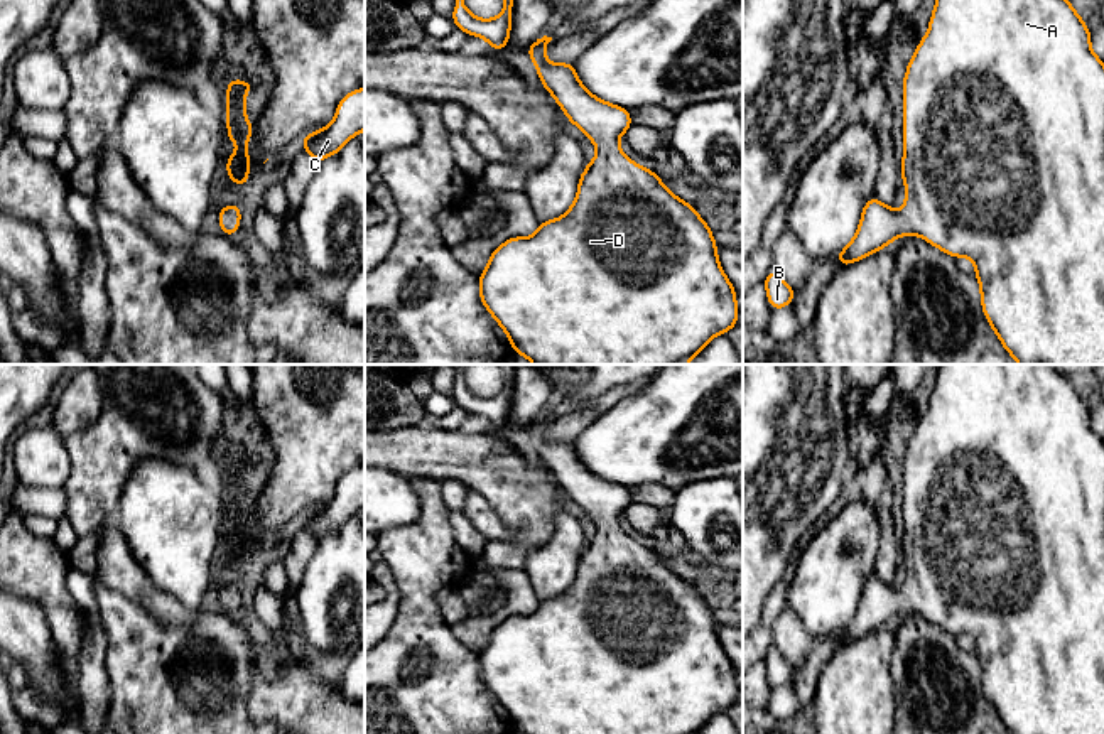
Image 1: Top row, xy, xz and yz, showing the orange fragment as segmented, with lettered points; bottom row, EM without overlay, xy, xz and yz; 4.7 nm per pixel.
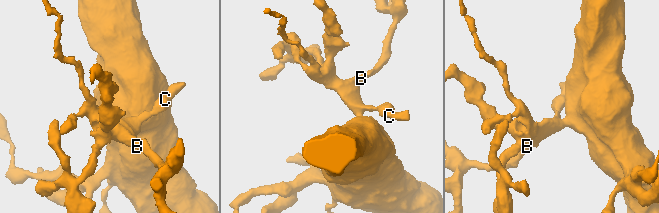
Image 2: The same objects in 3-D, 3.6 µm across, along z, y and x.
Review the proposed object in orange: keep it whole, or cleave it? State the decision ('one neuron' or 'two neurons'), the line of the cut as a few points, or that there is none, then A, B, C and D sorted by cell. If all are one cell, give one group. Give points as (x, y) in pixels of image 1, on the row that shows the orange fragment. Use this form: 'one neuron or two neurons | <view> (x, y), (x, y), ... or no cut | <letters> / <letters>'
one neuron | no cut | A B C D

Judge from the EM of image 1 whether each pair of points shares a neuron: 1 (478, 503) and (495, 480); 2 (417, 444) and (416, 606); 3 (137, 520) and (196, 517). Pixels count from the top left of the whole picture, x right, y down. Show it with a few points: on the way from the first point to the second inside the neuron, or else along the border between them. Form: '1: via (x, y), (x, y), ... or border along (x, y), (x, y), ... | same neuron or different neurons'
1: border along (468, 488), (475, 490), (487, 501), (505, 530) | different neurons
2: border along (409, 476), (431, 476), (441, 483) | different neurons
3: via (152, 517), (181, 517) | same neuron

